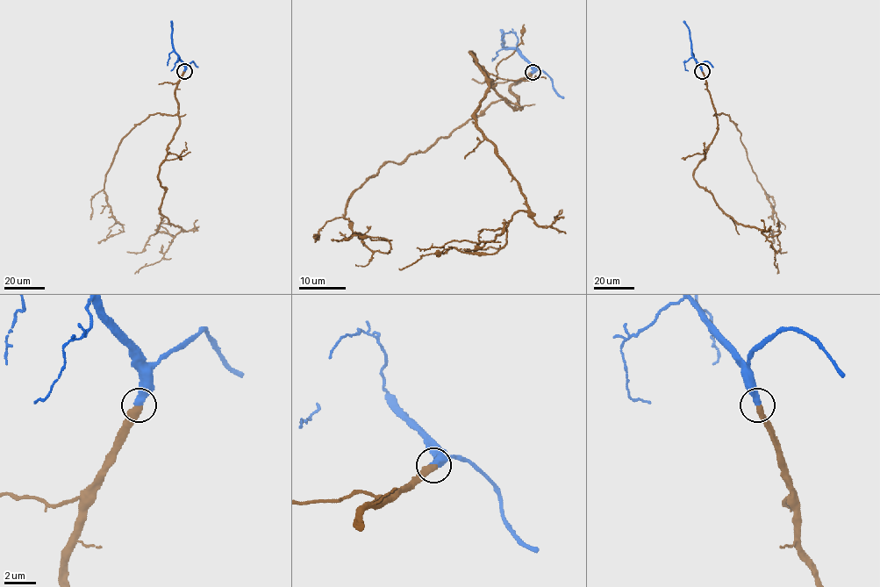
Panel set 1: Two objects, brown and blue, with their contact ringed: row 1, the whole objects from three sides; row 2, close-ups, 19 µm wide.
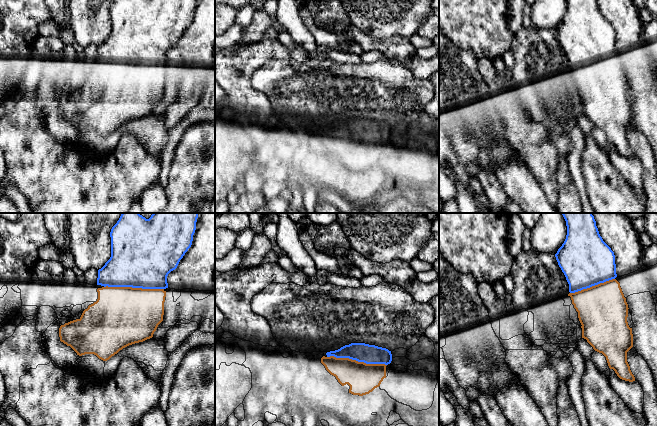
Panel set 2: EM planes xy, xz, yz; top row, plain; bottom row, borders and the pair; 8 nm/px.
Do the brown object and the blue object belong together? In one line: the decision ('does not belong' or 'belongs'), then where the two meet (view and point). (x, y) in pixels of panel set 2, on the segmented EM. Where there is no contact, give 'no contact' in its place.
belongs | xy (134, 288)

